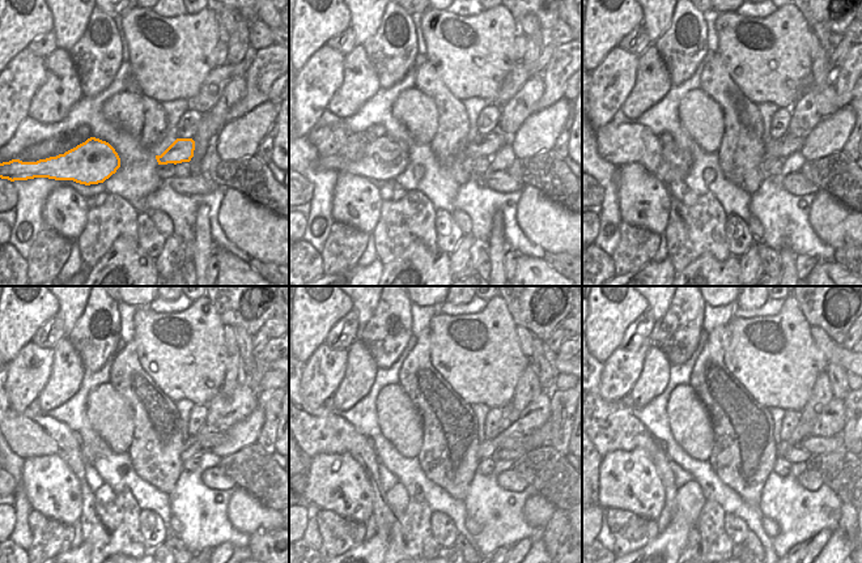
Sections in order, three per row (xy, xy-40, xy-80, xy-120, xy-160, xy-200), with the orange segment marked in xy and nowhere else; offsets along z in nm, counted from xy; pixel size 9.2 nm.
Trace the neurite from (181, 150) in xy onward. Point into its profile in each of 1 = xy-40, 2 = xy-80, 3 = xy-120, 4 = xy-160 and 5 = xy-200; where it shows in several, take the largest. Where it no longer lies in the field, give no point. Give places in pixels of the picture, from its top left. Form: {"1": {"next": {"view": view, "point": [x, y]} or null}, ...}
{"1": {"next": {"view": "xy-40", "point": [485, 146]}}, "2": {"next": {"view": "xy-80", "point": [778, 148]}}, "3": {"next": {"view": "xy-120", "point": [206, 439]}}, "4": {"next": {"view": "xy-160", "point": [512, 442]}}, "5": {"next": {"view": "xy-200", "point": [816, 446]}}}

